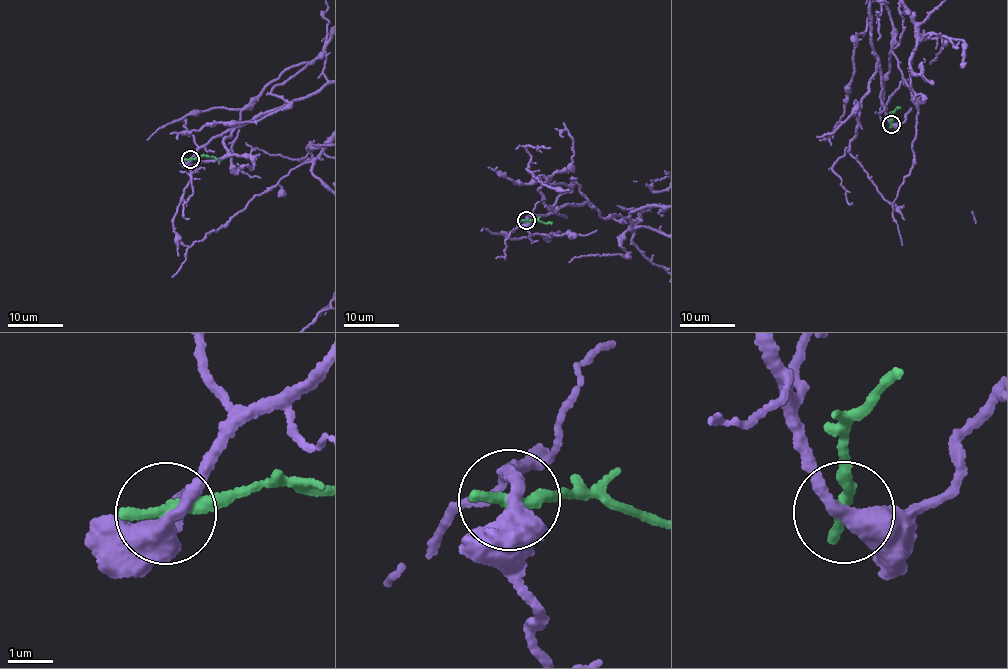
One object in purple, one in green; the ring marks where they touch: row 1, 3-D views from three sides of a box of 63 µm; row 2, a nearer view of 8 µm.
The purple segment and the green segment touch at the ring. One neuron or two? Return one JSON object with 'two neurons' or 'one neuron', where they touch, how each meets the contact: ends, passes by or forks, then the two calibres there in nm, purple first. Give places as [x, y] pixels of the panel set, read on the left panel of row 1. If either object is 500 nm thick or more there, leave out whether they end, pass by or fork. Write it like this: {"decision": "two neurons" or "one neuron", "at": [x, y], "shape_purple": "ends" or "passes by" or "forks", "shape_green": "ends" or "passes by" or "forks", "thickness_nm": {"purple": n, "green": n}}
{"decision": "two neurons", "at": [190, 159], "shape_purple": "passes by", "shape_green": "ends", "thickness_nm": {"purple": 380, "green": 300}}

